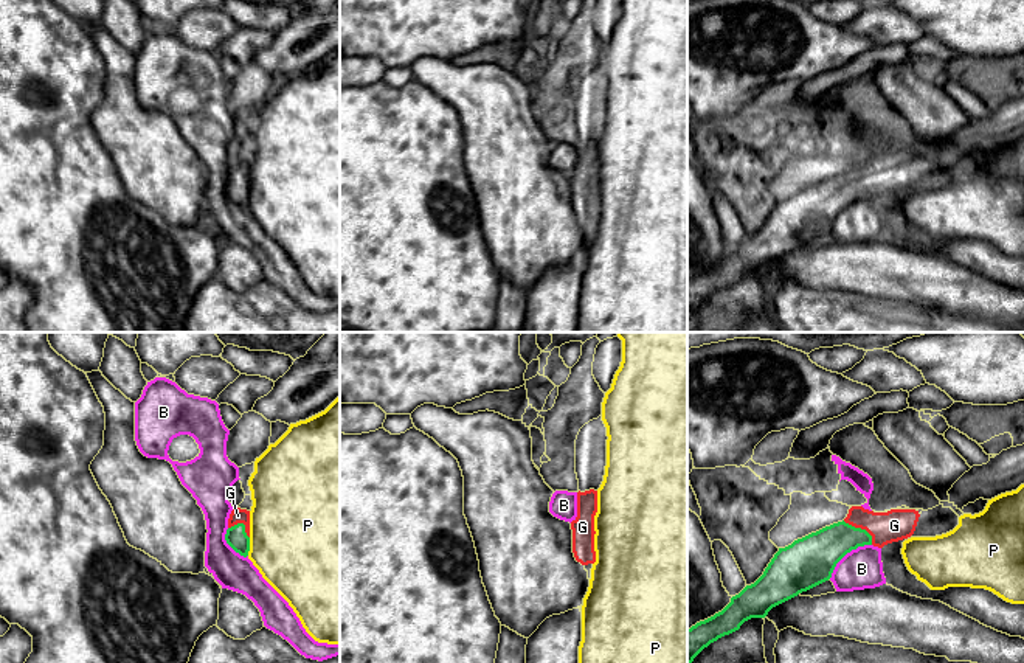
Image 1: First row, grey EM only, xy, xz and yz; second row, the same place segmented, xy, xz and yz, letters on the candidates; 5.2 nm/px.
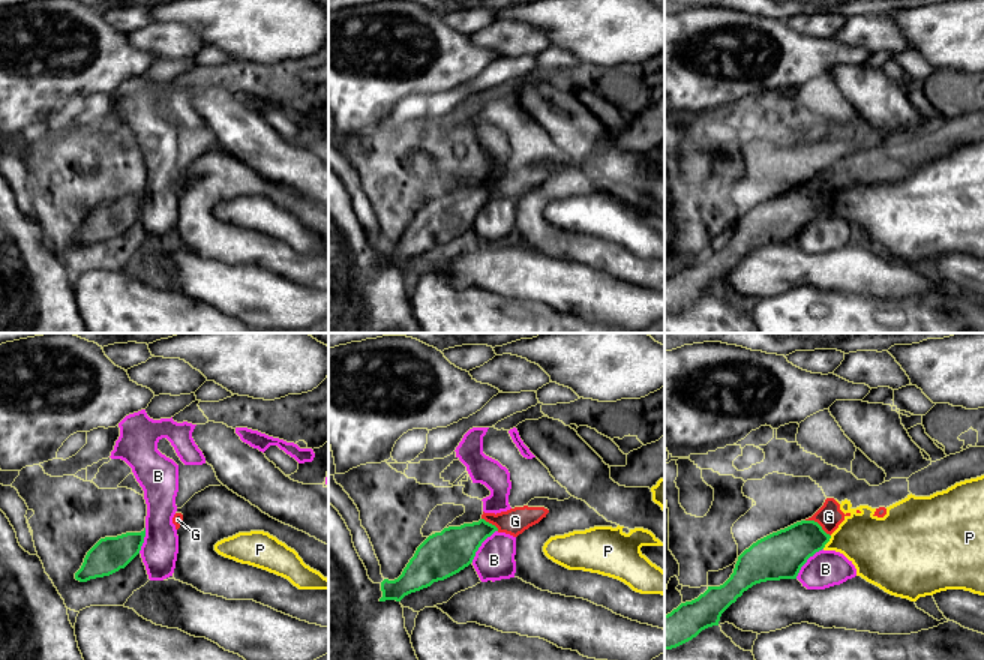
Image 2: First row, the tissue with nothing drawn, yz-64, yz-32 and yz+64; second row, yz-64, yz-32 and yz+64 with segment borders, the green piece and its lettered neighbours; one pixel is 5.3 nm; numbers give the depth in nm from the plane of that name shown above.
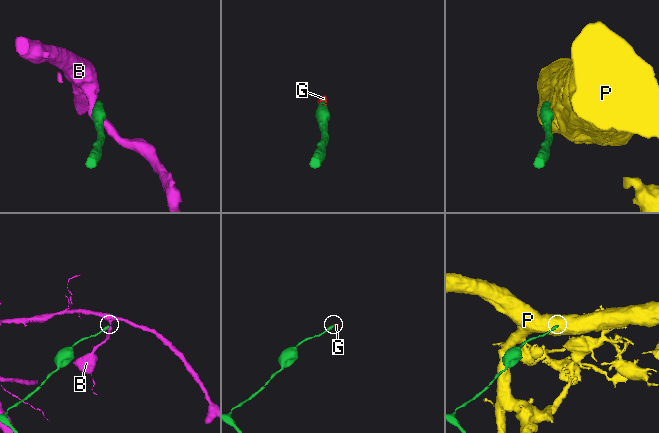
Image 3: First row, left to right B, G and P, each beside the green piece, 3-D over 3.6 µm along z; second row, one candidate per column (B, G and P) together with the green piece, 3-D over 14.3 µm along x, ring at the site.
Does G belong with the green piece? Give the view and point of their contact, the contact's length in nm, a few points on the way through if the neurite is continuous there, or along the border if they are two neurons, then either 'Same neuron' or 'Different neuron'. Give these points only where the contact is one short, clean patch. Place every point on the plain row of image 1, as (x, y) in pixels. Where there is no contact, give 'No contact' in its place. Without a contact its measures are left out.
Touches green at yz (860, 180). Shared border 200 nm. Path across: yz (819, 204), (860, 180), (894, 177). Same neuron

